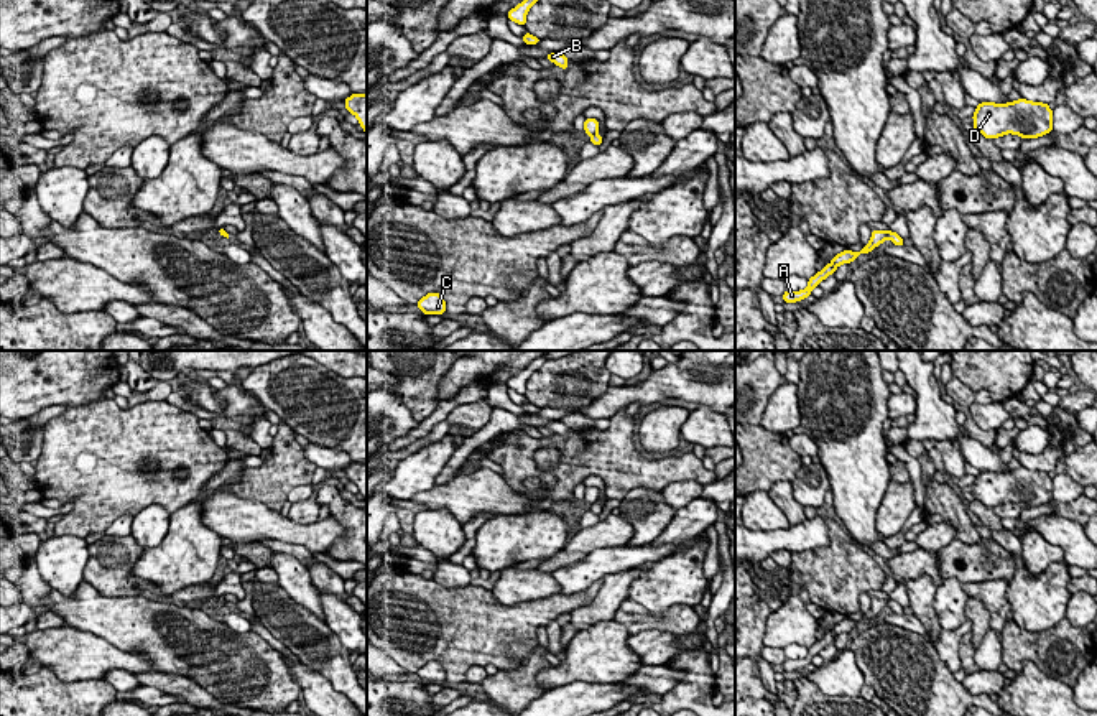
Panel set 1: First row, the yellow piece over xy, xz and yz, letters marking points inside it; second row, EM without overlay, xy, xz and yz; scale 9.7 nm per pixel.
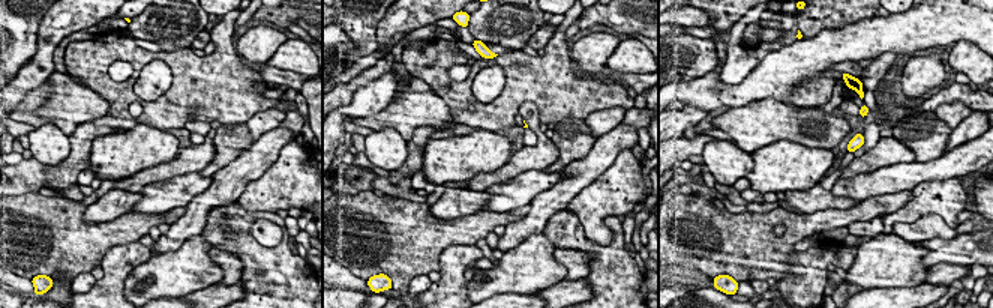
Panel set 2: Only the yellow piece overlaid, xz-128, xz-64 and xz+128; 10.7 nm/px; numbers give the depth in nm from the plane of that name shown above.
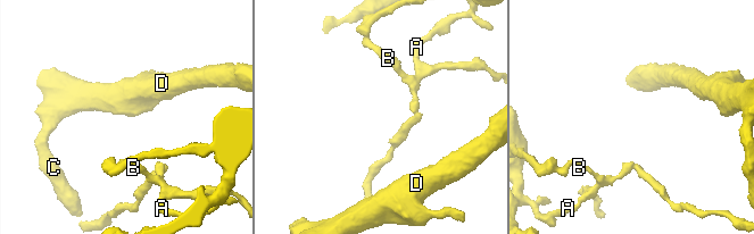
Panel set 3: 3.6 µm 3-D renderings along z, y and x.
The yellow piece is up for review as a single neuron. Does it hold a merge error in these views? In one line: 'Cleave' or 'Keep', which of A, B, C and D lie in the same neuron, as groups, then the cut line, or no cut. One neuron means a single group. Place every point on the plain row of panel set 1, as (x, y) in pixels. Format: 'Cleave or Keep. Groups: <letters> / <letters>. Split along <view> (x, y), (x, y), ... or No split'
Cleave. Groups: A B / C D. Split along yz (888, 601), (885, 604)

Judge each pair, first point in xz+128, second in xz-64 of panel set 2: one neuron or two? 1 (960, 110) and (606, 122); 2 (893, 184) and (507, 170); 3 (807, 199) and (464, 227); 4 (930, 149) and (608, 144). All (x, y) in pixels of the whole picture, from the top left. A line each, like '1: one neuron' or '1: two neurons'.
1: one neuron
2: two neurons
3: two neurons
4: two neurons

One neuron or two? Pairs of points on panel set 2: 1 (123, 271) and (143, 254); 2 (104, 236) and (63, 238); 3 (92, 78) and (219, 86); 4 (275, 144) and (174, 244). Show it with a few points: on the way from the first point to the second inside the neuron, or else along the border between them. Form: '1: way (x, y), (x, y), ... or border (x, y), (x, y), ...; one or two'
1: way (125, 265), (137, 254); one
2: way (93, 238), (74, 238); one
3: way (120, 54), (164, 56), (180, 62), (186, 68); one
4: way (248, 166), (195, 217); one

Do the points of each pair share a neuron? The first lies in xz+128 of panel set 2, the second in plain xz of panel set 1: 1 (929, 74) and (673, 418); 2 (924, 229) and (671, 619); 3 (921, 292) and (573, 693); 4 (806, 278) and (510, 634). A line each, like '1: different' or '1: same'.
1: same
2: same
3: same
4: different

